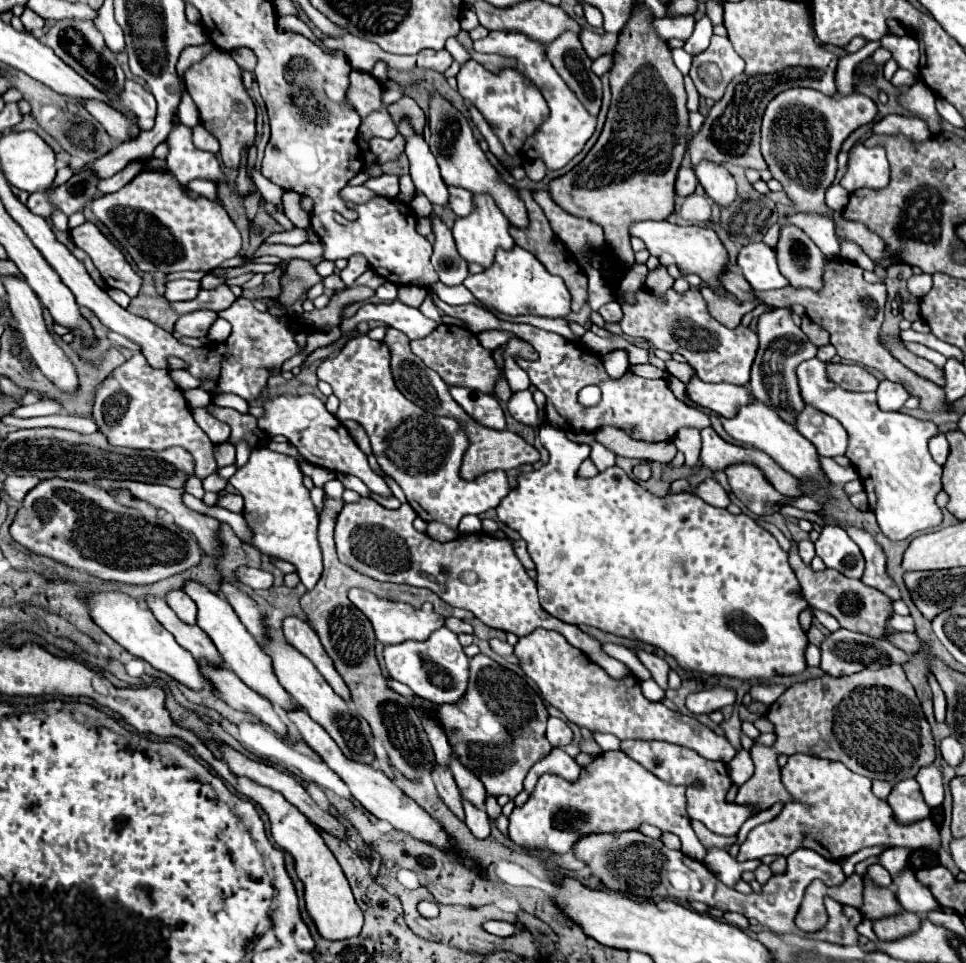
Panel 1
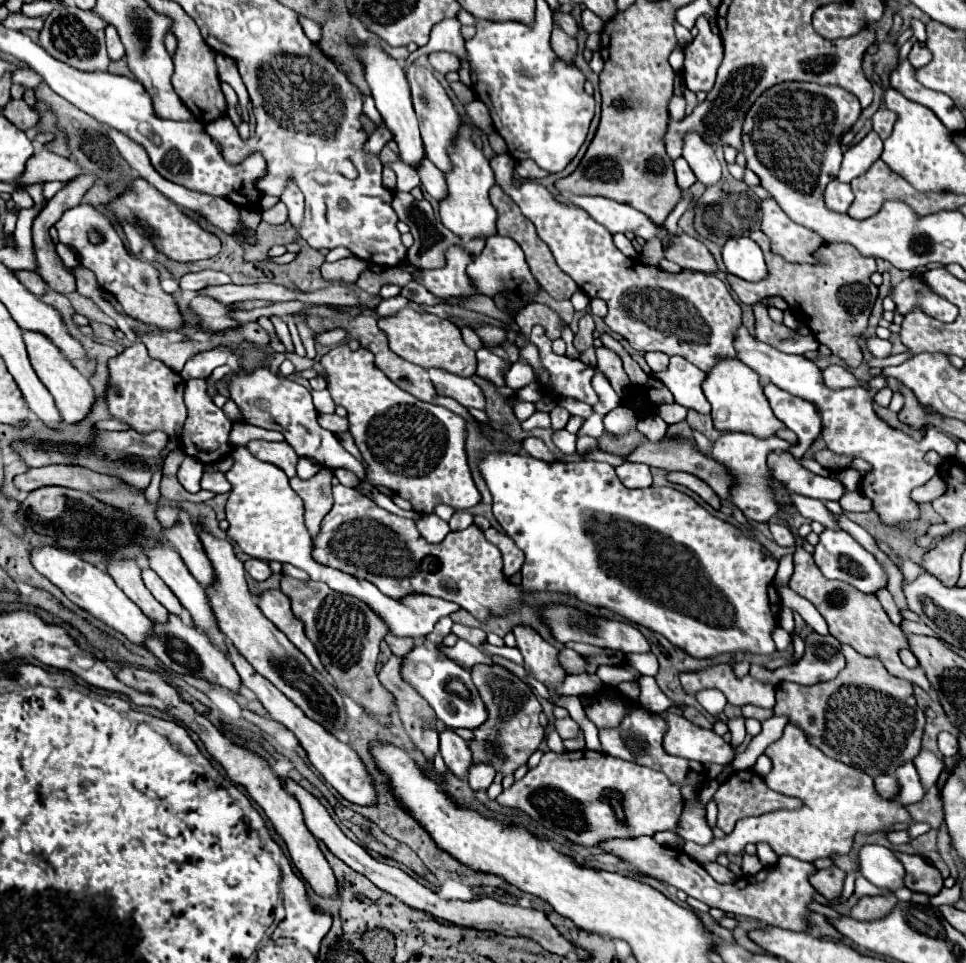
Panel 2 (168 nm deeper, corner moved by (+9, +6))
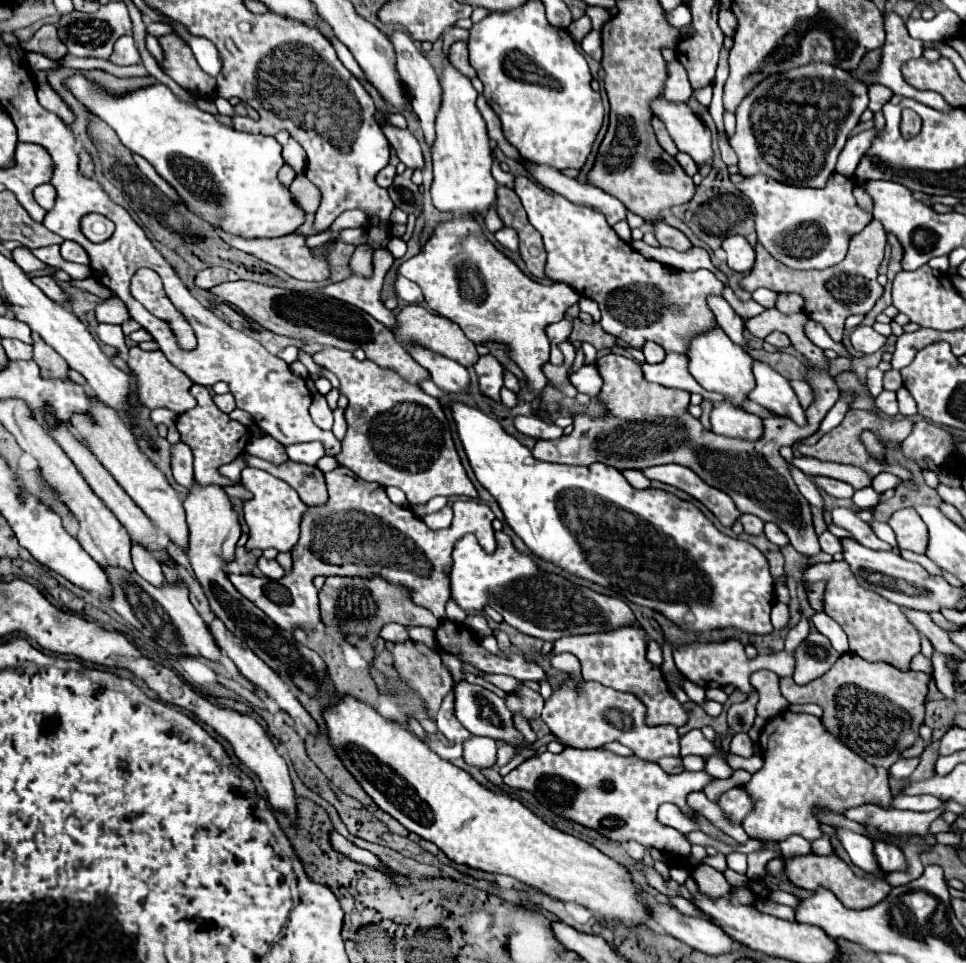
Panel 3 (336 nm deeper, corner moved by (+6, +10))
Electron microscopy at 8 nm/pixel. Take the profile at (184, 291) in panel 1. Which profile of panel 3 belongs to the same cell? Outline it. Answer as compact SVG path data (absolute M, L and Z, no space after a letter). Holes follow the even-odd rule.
M207 268L207 270L201 270L195 274L195 286L197 288L203 288L203 290L209 290L221 282L229 282L229 280L239 280L235 272L227 270L227 268Z

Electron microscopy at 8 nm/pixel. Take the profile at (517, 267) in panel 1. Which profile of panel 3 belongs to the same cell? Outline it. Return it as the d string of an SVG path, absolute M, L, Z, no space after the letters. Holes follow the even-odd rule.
M501 228L499 232L495 232L495 238L497 238L497 242L499 242L503 248L507 248L507 250L511 250L511 252L517 252L517 250L519 250L517 232L515 232L513 228Z

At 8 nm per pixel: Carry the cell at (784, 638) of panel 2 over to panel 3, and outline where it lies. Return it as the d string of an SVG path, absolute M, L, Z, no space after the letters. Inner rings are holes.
M777 602L771 610L771 624L775 630L783 630L789 626L789 608L781 602Z

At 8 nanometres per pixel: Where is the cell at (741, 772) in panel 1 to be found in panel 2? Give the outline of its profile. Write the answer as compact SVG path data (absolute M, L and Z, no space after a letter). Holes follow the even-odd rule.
M740 716L740 718L730 718L728 720L728 728L730 728L730 734L732 734L732 746L736 748L738 744L742 744L742 740L744 740L744 736L746 736L746 726L744 726L744 716Z

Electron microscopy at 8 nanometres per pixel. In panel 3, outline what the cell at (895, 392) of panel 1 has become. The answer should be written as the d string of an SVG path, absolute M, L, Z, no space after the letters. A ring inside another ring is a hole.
M883 390L883 392L875 398L875 406L877 406L883 414L895 416L895 414L897 414L897 398L895 398L895 392Z

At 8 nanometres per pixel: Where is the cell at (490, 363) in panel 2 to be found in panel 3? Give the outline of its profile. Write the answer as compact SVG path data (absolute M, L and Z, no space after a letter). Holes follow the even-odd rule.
M485 354L477 360L475 372L479 376L481 392L493 400L499 400L499 390L503 386L503 366L493 354Z

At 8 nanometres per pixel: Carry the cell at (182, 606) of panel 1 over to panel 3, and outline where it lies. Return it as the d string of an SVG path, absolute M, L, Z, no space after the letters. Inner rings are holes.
M133 544L131 556L133 556L135 572L141 578L151 582L153 586L163 586L165 584L165 576L163 576L163 570L161 570L159 562L155 562L155 558L151 558L151 554L147 554L147 550L141 550L141 546Z

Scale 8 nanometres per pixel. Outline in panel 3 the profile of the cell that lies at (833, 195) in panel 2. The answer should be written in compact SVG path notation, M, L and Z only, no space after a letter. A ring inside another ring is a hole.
M837 172L831 174L831 178L827 180L827 186L821 190L799 190L795 186L775 182L773 178L767 178L763 174L745 178L741 184L737 184L737 188L751 200L759 242L763 242L763 246L769 250L771 256L775 256L779 262L795 270L809 270L809 268L823 270L823 268L839 264L847 254L847 244L851 236L861 232L873 218L869 212L859 210L851 192L853 190L851 178L845 178Z

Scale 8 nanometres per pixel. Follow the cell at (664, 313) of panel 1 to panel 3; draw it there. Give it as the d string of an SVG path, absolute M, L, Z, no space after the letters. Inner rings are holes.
M515 176L515 194L523 200L529 222L545 242L545 272L553 282L565 282L581 296L595 300L601 310L601 326L605 332L621 338L633 348L655 342L663 346L665 352L687 354L693 338L717 326L707 298L721 296L725 284L711 270L669 270L669 266L645 258L623 242L603 214L585 206L575 206L567 202L567 198L543 189L527 176ZM663 294L671 296L667 304L663 304Z

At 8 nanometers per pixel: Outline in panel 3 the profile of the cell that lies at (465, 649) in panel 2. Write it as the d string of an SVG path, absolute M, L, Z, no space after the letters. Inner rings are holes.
M408 627L410 638L417 642L422 642L432 649L438 649L435 632L426 627Z

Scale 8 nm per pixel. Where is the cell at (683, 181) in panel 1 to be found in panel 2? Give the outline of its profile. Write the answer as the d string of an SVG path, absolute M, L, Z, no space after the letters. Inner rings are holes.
M676 158L674 160L674 168L676 168L676 178L678 178L678 186L682 190L688 190L694 182L696 182L696 176L692 174L688 162L684 158Z

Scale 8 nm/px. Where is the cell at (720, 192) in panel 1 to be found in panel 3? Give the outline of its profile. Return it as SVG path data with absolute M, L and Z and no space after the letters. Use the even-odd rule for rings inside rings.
M661 96L653 102L653 114L665 122L677 148L689 154L697 166L713 162L711 132L687 104L671 104Z

